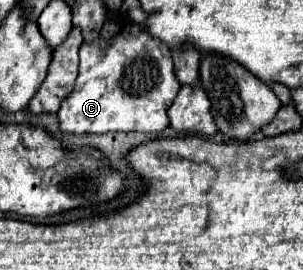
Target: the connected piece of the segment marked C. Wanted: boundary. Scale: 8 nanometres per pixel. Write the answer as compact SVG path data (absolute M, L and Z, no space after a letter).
M119 17L105 23L99 39L81 45L79 59L77 85L57 113L61 133L161 133L169 125L167 109L181 87L175 79L171 49L163 41L149 37L131 19Z

